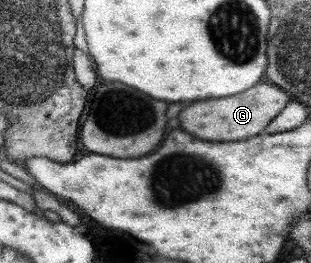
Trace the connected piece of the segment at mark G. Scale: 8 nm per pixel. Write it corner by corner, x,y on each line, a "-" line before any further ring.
257,83
255,87
247,91
239,92
239,95
223,97
223,99
207,99
197,101
191,107
185,107
179,113
179,125
185,133
195,135
197,139
207,141
235,141
235,139
247,139
264,131
285,104
291,100
290,95
277,86
267,83

